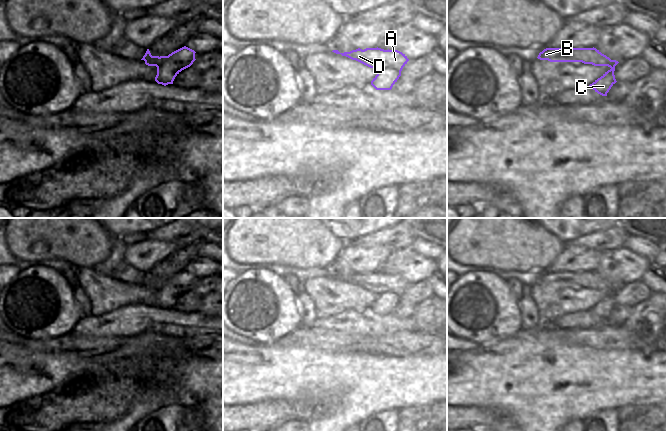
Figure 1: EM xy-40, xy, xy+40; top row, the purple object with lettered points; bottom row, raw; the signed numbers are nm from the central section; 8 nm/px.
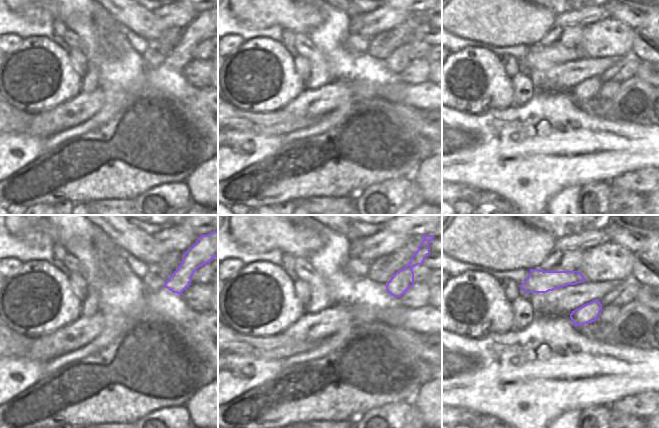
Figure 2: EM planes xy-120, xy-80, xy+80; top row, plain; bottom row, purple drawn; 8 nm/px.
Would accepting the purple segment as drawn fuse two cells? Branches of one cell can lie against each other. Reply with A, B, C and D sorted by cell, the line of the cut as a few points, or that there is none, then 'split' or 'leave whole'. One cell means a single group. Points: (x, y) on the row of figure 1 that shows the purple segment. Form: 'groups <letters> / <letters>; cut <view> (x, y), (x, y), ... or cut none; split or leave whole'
groups A C / B D; cut xy (380, 49), (380, 52), (386, 59), (386, 66), (377, 70); split

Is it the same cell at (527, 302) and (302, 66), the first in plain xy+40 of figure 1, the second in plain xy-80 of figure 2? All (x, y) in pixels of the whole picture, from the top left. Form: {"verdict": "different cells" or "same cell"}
{"verdict": "same cell"}

